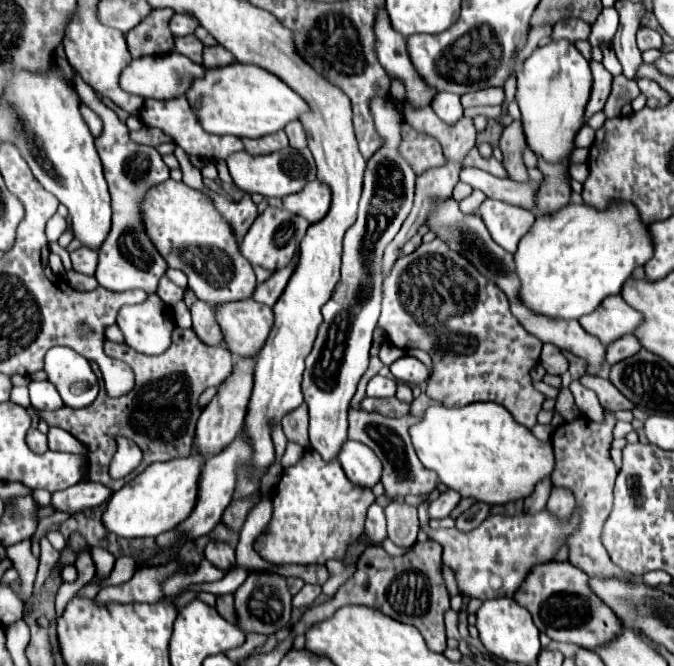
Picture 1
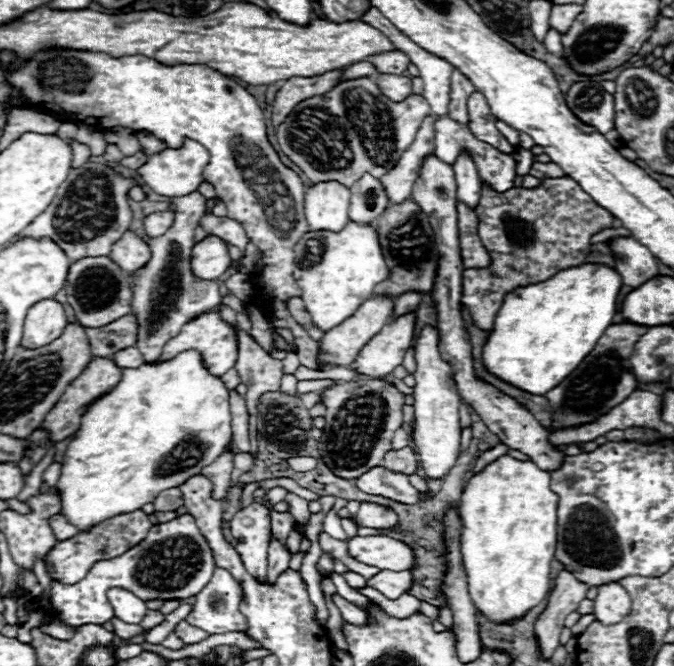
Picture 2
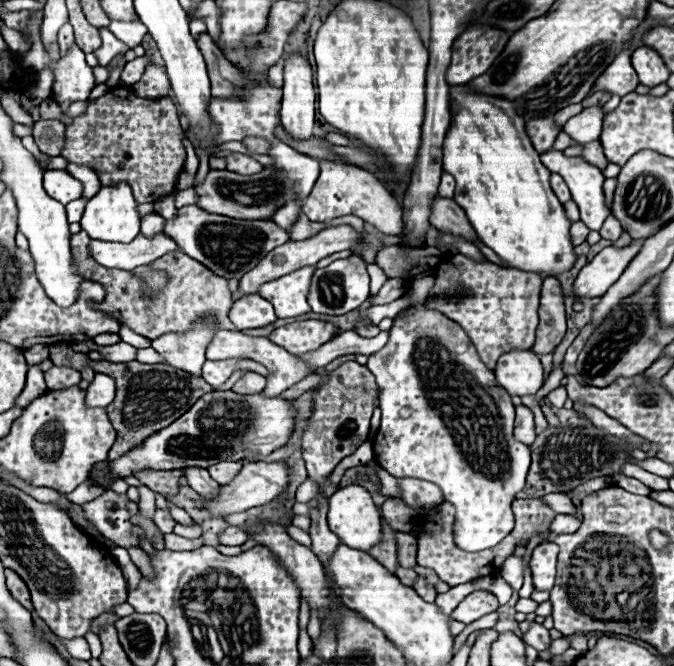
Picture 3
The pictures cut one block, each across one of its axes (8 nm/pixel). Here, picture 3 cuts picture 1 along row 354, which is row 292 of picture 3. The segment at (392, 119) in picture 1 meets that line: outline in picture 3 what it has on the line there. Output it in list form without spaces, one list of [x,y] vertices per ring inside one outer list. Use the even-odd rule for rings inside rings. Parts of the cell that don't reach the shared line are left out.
[[[350,256],[344,260],[336,260],[326,268],[316,268],[310,280],[310,292],[308,292],[308,304],[318,314],[330,314],[340,316],[350,310],[356,310],[362,302],[370,296],[370,278],[366,272],[366,262],[358,256]]]

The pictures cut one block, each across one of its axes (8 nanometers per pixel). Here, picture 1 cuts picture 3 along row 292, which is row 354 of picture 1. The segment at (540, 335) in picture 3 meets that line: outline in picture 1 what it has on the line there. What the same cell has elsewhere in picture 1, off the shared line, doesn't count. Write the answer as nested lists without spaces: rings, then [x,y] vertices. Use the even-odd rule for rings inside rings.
[[[544,344],[542,346],[542,356],[540,356],[540,364],[548,374],[554,376],[562,376],[568,370],[568,360],[564,358],[564,354],[552,346],[552,344]]]

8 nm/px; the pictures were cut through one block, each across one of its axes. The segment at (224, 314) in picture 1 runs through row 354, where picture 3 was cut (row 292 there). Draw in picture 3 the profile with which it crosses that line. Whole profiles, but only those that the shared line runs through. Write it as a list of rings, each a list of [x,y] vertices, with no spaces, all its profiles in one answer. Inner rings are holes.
[[[330,226],[320,230],[318,234],[310,236],[308,240],[288,240],[288,244],[282,244],[280,248],[274,248],[272,252],[268,252],[268,256],[264,260],[260,260],[260,264],[256,264],[256,268],[252,268],[250,272],[246,272],[246,276],[242,276],[240,280],[240,288],[238,292],[232,296],[234,300],[244,296],[244,294],[256,294],[256,288],[268,280],[280,278],[284,274],[290,274],[298,268],[304,266],[314,266],[316,262],[320,262],[322,258],[334,254],[334,252],[342,252],[342,250],[352,250],[356,244],[364,242],[364,232],[356,232],[352,226]]]

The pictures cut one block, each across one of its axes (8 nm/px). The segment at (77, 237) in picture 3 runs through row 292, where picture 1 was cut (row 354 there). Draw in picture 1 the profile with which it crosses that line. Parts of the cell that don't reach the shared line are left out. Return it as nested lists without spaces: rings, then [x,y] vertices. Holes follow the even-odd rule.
[[[178,326],[172,330],[172,344],[164,354],[146,356],[126,344],[114,344],[110,340],[104,342],[104,352],[110,358],[126,362],[134,370],[136,386],[128,396],[110,398],[104,390],[104,384],[100,384],[100,394],[96,402],[86,408],[76,410],[64,406],[54,412],[36,410],[36,414],[48,426],[64,428],[80,442],[84,442],[88,448],[90,480],[118,490],[128,482],[128,478],[114,480],[108,474],[110,460],[116,452],[114,438],[126,436],[140,446],[144,454],[142,470],[152,462],[166,462],[178,456],[188,456],[194,444],[194,430],[200,416],[198,396],[210,386],[220,386],[232,372],[234,362],[226,346],[208,346],[200,342],[192,330],[184,330]]]

